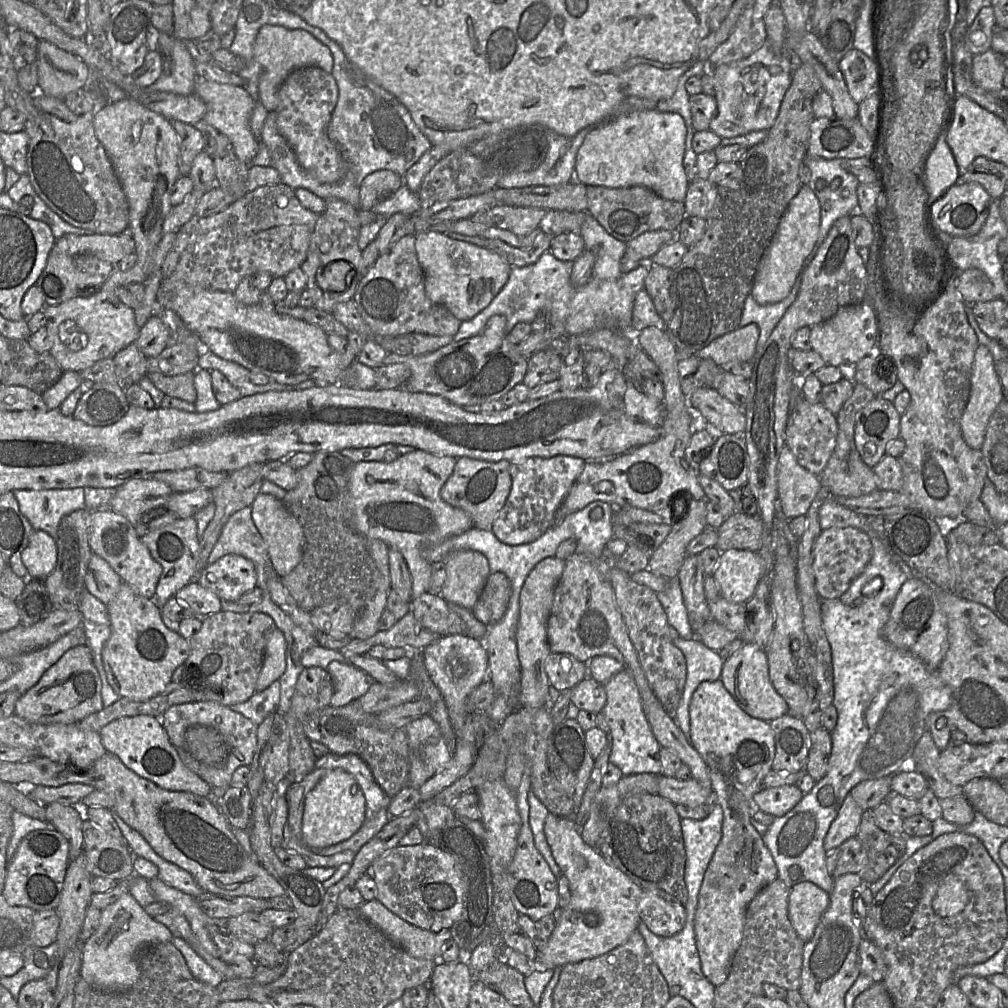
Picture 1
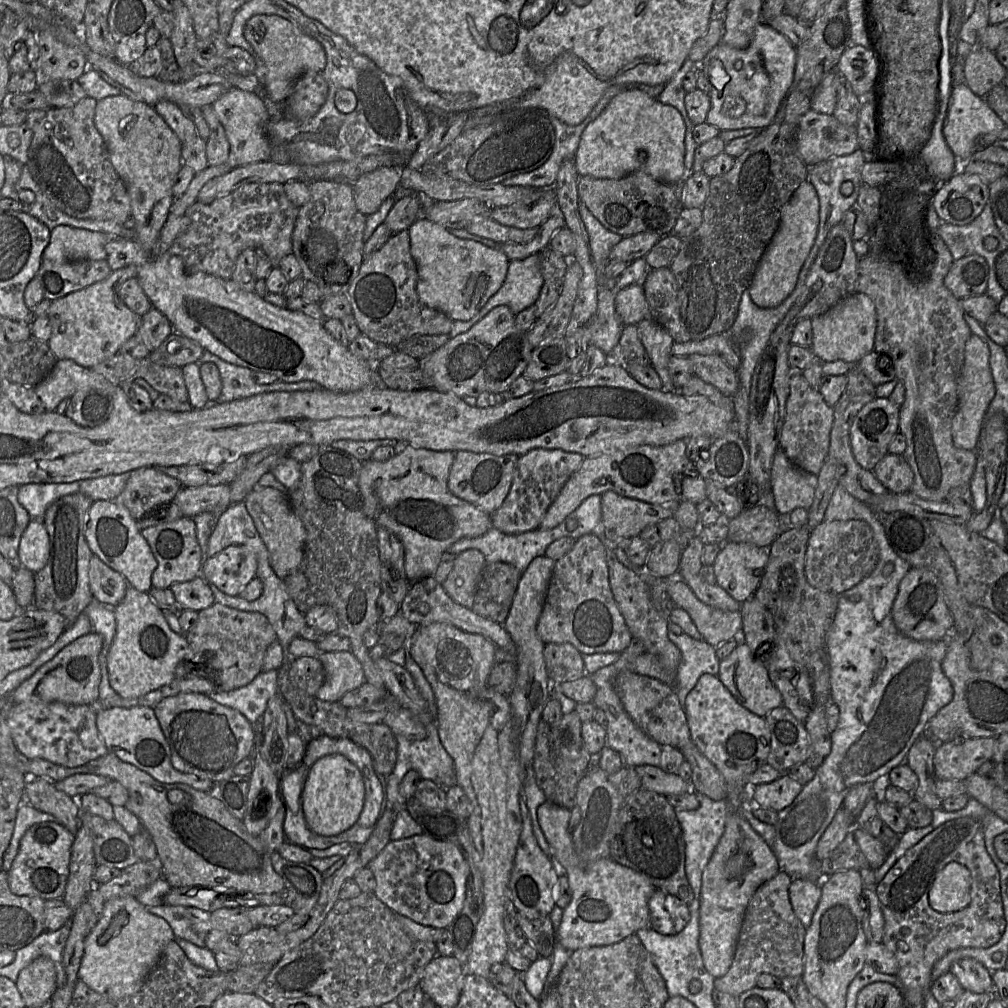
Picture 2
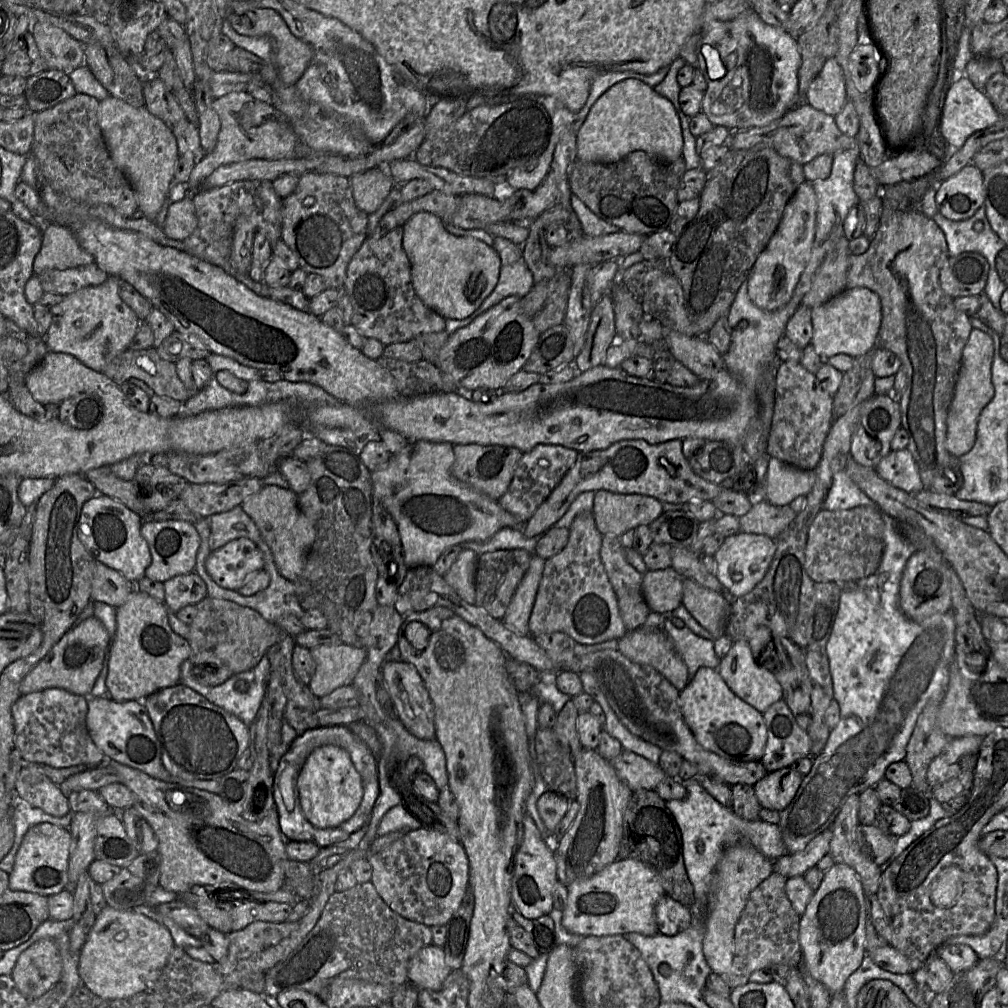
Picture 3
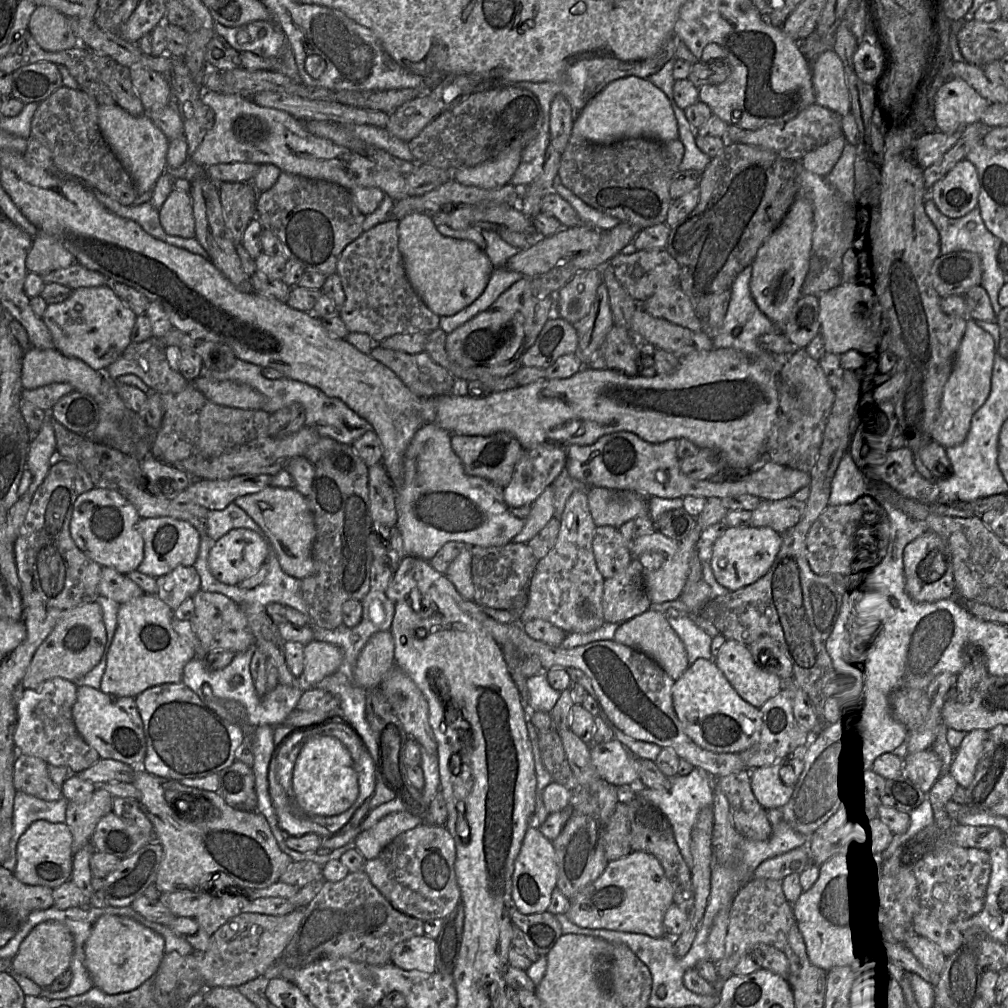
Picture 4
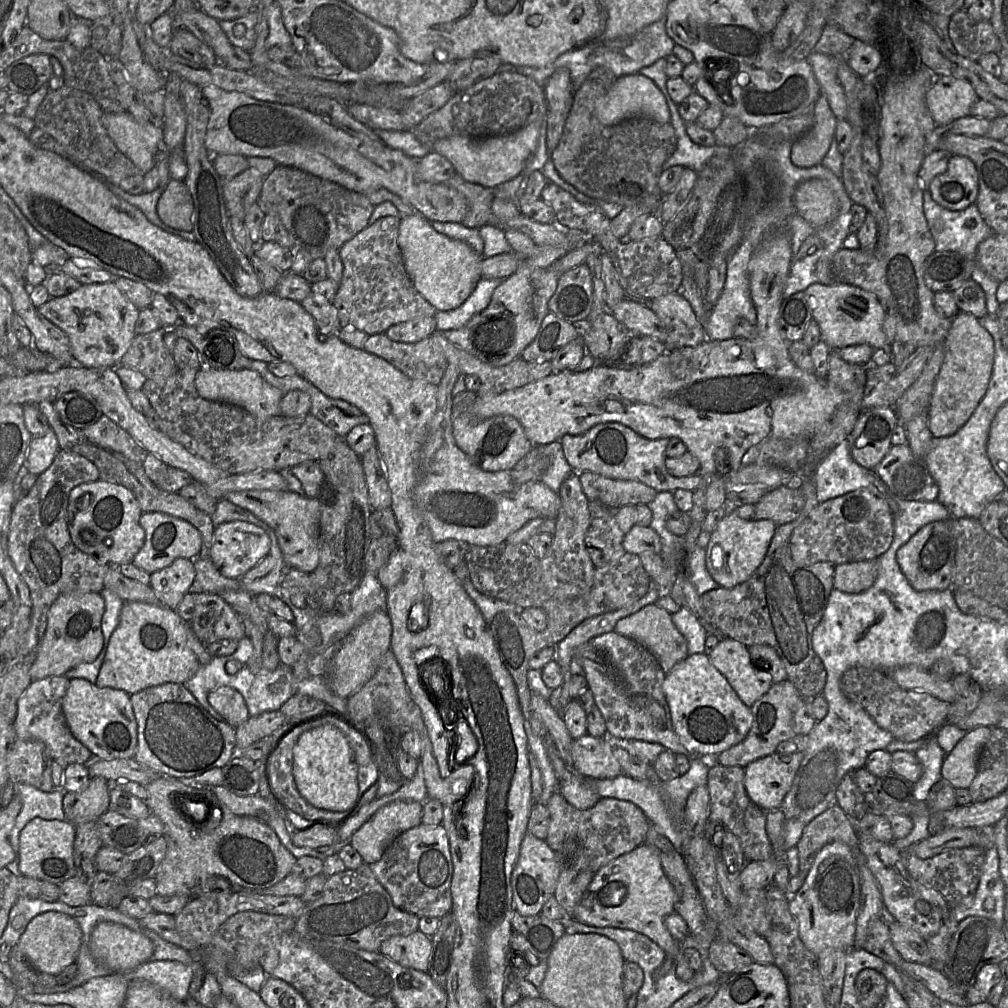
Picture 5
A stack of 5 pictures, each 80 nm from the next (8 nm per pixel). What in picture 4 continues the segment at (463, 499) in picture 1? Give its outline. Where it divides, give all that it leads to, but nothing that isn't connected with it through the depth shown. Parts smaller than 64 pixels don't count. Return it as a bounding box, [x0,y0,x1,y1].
[451,432,525,489]

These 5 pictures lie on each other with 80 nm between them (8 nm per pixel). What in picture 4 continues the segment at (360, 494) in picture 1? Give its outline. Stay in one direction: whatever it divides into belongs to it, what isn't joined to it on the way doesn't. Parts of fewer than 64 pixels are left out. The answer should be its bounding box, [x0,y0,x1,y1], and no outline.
[396,423,526,562]

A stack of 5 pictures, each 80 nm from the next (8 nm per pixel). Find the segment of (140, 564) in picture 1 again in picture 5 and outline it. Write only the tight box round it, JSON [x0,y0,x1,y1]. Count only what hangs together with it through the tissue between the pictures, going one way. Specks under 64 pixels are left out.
[67,480,145,567]

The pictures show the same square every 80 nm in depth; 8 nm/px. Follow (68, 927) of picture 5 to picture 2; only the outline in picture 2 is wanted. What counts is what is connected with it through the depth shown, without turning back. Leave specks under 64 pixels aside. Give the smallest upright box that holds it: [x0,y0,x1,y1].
[16,956,57,1007]

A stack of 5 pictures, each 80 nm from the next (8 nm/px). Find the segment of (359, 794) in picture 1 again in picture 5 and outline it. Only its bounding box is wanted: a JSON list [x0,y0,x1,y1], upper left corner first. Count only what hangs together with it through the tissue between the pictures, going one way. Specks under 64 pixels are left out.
[293,725,358,812]

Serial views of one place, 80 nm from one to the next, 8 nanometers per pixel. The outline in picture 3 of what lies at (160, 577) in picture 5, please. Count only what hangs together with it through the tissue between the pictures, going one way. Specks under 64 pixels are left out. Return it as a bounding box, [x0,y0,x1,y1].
[163,571,208,613]

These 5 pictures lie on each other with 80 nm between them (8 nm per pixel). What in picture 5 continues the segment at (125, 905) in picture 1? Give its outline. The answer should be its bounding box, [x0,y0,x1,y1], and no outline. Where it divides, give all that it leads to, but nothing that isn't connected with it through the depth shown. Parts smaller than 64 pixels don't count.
[89,921,153,973]

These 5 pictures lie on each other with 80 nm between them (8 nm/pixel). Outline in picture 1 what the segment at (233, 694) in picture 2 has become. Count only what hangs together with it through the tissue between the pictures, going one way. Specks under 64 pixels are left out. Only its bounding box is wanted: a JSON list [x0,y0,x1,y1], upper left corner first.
[229,680,280,725]

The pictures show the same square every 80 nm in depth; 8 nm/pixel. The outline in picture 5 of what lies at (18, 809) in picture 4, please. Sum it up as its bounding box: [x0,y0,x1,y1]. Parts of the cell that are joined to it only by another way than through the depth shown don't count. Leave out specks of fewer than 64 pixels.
[6,783,65,876]

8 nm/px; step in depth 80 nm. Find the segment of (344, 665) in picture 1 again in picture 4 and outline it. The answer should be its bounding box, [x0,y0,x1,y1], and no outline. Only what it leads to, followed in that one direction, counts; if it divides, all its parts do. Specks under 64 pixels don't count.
[299,640,342,689]

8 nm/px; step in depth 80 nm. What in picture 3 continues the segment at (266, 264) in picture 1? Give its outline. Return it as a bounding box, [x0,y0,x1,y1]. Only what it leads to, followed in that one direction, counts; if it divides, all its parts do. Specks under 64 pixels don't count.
[182,180,282,276]

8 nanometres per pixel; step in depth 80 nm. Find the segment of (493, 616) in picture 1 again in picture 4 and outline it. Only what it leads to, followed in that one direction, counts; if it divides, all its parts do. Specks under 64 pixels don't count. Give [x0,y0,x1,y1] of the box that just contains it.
[470,542,539,609]

